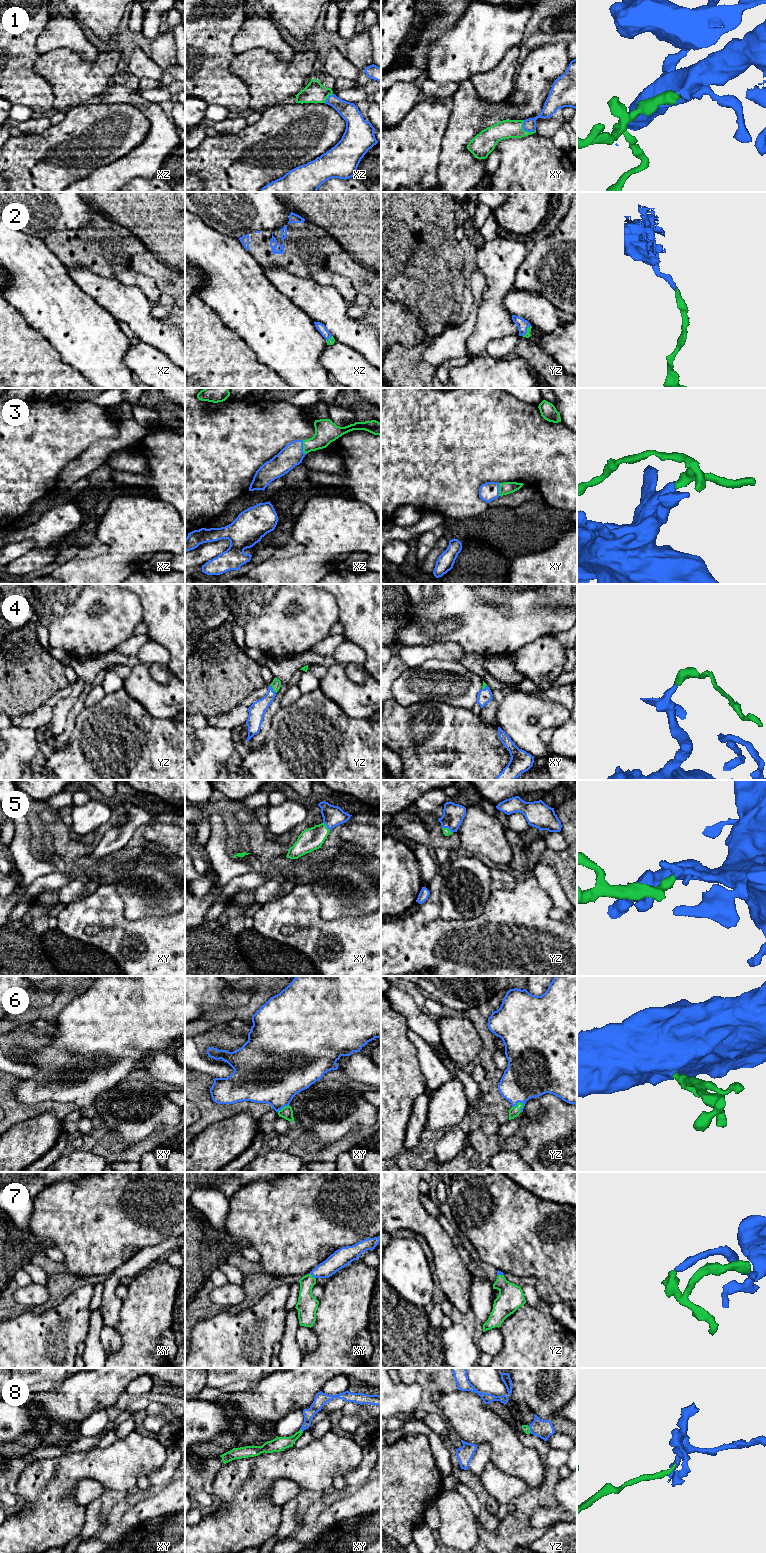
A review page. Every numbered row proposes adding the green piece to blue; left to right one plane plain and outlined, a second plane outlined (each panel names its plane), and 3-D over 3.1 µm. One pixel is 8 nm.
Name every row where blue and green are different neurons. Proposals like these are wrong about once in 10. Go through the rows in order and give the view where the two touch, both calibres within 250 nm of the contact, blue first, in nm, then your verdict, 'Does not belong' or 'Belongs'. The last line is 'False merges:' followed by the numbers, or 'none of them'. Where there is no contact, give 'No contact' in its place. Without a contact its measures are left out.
1: Touches blue in xy. Thickness 100 nm (blue) against 150 nm. Belongs
2: Touches blue in yz. Thickness 90 nm (blue) against 50 nm. Belongs
3: Touches blue in xz. Thickness 180 nm (blue) against 180 nm. Belongs
4: Touches blue in yz. Thickness 130 nm (blue) against 80 nm. Belongs
5: Touches blue in xy. Thickness 160 nm (blue) against 180 nm. Belongs
6: Touches blue in yz. Thickness 380 nm (blue) against 80 nm. Belongs
7: Touches blue in xy. Thickness 140 nm (blue) against 170 nm. Belongs
8: Touches blue in xy. Thickness 90 nm (blue) against 120 nm. Belongs
False merges: none of them

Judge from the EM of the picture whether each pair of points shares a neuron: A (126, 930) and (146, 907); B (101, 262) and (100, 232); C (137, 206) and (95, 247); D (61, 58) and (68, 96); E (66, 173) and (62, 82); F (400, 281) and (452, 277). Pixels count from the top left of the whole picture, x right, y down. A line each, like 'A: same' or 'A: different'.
A: different
B: same
C: different
D: same
E: different
F: same

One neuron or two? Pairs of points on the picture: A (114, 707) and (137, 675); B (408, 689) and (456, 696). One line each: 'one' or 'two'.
A: two
B: one

